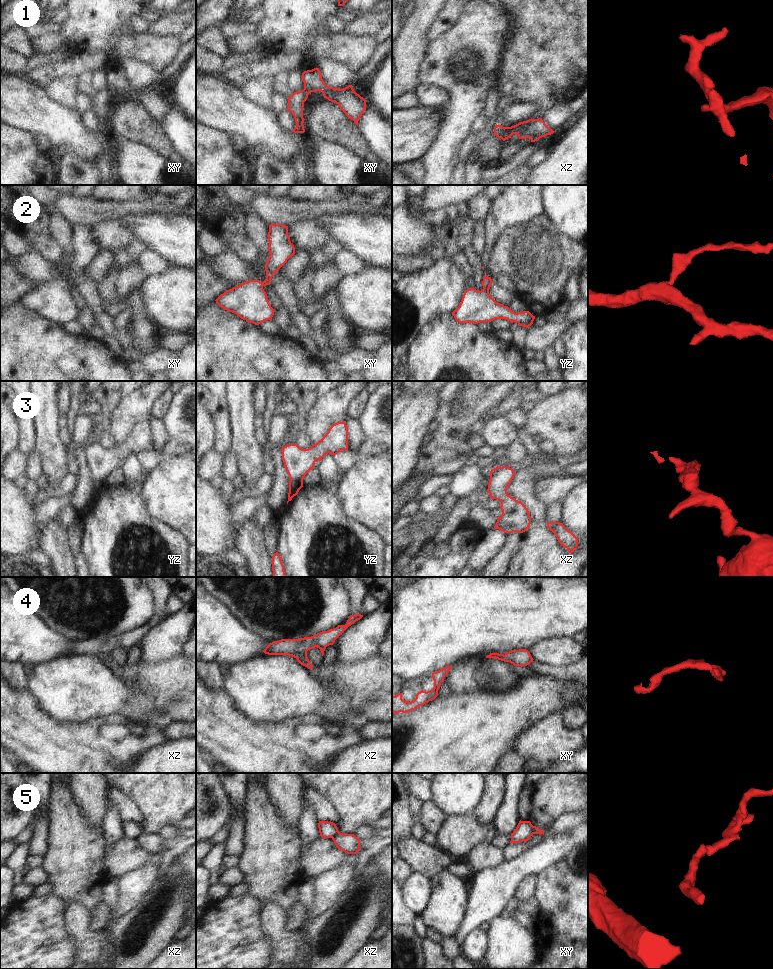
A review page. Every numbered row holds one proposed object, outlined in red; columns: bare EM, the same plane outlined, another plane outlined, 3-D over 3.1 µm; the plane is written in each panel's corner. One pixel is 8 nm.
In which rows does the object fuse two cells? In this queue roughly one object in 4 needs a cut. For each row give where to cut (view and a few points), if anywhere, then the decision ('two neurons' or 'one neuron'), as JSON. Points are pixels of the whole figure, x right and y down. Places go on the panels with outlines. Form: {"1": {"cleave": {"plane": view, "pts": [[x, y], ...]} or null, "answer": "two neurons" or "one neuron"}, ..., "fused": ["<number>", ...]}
{"1": {"cleave": {"plane": "xz", "pts": [[504, 127], [504, 133], [500, 137]]}, "answer": "two neurons"}, "2": {"cleave": null, "answer": "one neuron"}, "3": {"cleave": null, "answer": "one neuron"}, "4": {"cleave": null, "answer": "one neuron"}, "5": {"cleave": {"plane": "xy", "pts": [[531, 825], [533, 833]]}, "answer": "two neurons"}, "fused": ["1", "5"]}

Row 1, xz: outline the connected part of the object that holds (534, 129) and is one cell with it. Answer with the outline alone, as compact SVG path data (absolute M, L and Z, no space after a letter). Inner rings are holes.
M531 118L514 126L504 128L505 132L504 135L501 137L503 141L511 138L513 134L517 134L519 139L530 138L531 142L535 142L538 141L540 138L551 135L555 132L545 124L542 118Z

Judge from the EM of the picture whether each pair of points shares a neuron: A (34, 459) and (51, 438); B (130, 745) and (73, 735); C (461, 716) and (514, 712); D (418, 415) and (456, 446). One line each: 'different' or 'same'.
A: different
B: same
C: same
D: different

